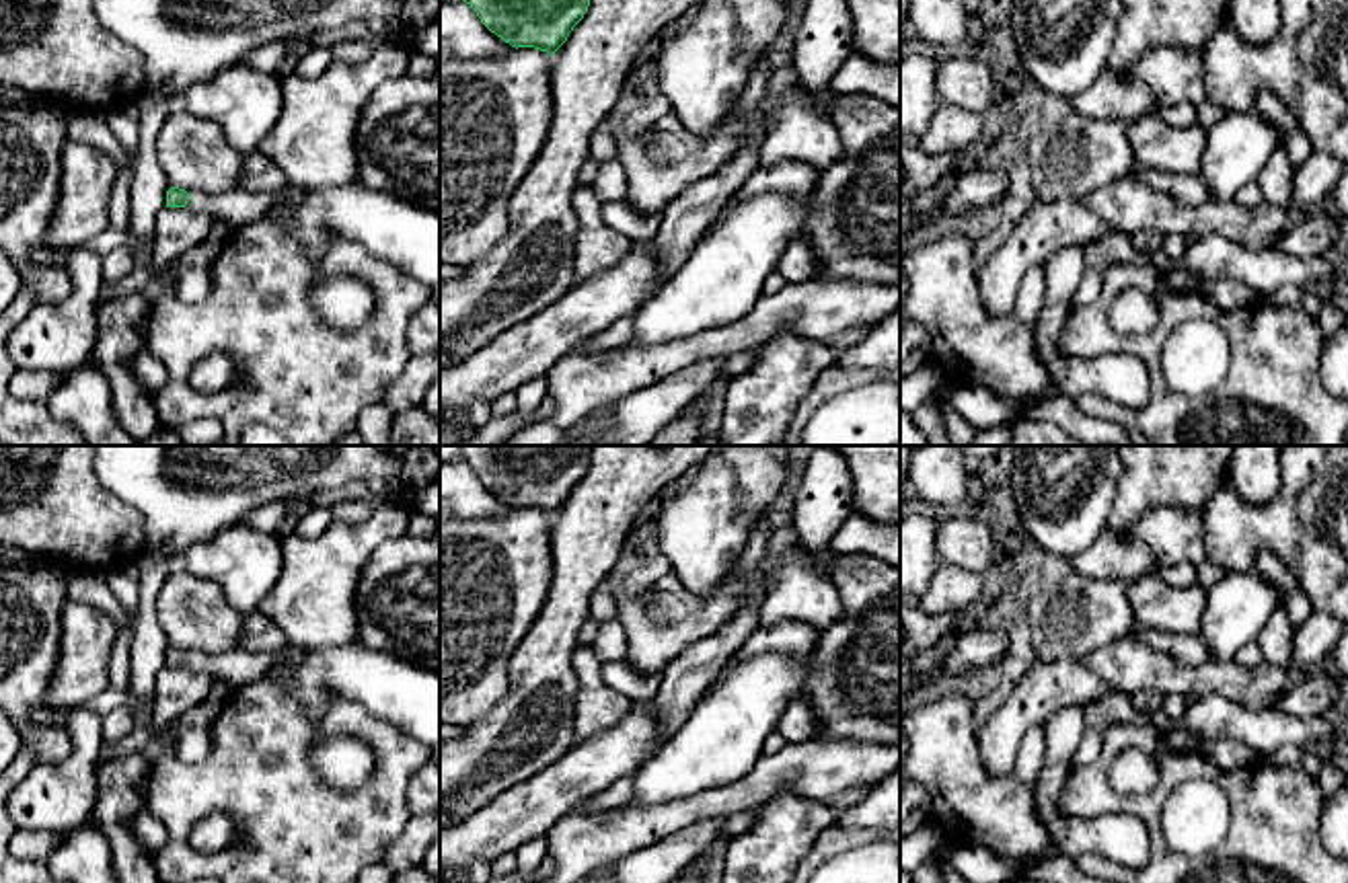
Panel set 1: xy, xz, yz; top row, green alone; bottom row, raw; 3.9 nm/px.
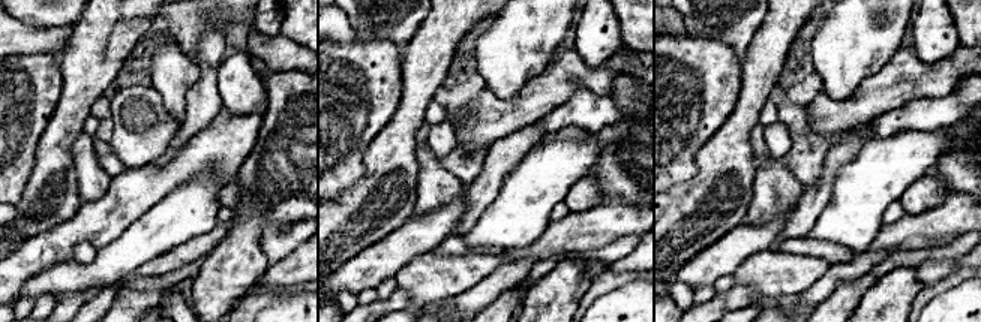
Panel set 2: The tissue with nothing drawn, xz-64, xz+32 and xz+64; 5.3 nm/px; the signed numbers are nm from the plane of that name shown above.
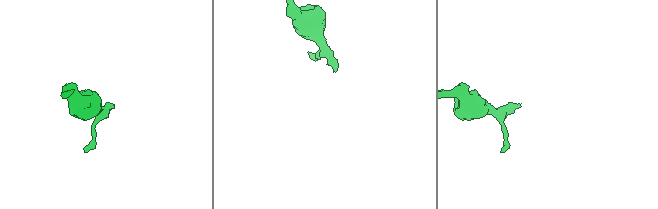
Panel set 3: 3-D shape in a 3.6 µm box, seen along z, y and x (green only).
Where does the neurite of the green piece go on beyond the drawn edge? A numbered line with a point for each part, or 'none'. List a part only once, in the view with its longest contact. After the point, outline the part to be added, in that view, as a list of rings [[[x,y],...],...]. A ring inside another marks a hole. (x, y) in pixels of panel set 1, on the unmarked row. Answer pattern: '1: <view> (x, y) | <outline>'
1: xy (237, 668) | [[[240,647],[226,653],[201,653],[193,649],[187,649],[187,653],[187,669],[208,674],[216,682],[226,682],[232,688],[261,680],[275,659],[275,655],[249,653]]]

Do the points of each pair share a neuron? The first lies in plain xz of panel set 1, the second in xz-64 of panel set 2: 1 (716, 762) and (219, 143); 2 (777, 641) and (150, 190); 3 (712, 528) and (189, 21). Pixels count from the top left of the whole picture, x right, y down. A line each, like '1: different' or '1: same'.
1: different
2: same
3: different

